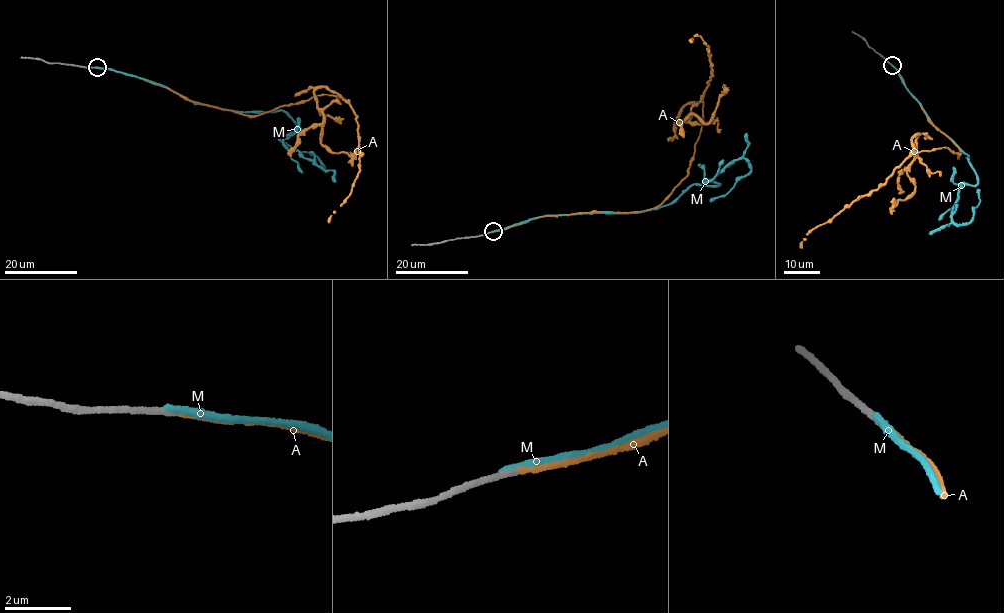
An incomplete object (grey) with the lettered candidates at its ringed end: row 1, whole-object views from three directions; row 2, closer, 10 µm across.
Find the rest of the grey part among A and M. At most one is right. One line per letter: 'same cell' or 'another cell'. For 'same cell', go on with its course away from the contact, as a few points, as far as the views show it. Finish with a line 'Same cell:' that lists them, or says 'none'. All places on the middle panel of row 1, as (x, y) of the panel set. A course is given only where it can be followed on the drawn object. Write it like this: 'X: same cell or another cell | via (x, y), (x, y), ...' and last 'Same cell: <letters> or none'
A: same cell | via (494, 231), (540, 217), (639, 212), (661, 204), (687, 175), (712, 73), (707, 46), (699, 35), (690, 40)
M: another cell
Same cell: A

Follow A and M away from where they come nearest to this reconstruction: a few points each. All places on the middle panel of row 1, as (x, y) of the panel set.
A: (494, 231), (540, 217), (639, 212), (661, 204), (687, 175), (712, 73), (707, 46), (699, 35), (690, 40)
M: (493, 231), (541, 216), (670, 204), (694, 184), (719, 185), (703, 182), (745, 160), (748, 173), (709, 201)

